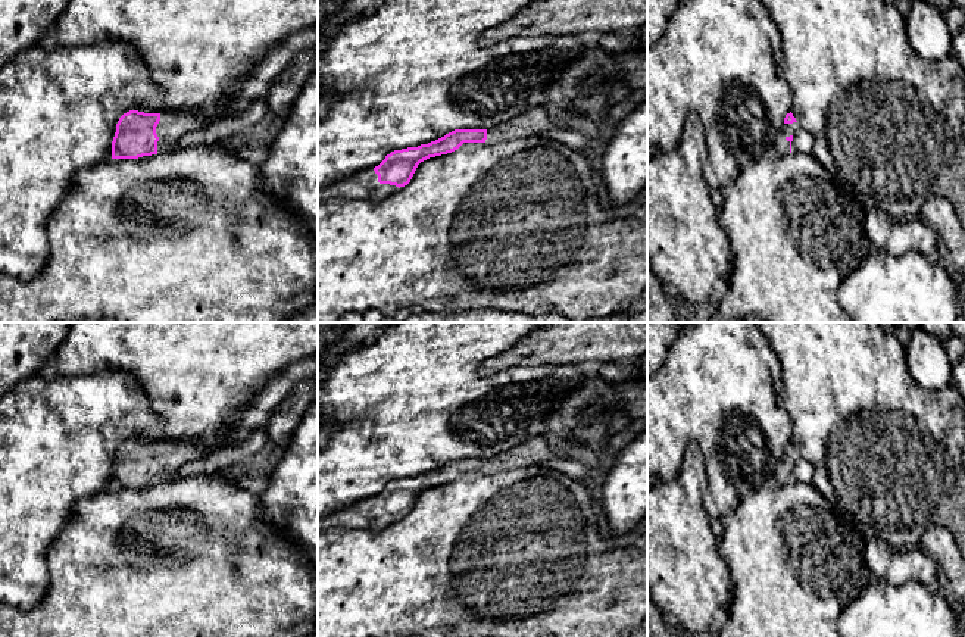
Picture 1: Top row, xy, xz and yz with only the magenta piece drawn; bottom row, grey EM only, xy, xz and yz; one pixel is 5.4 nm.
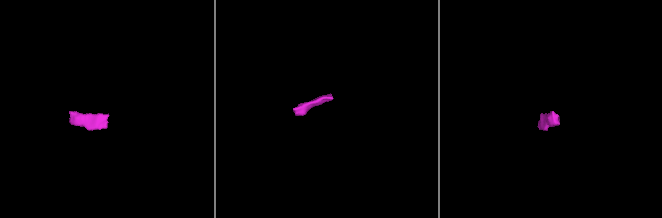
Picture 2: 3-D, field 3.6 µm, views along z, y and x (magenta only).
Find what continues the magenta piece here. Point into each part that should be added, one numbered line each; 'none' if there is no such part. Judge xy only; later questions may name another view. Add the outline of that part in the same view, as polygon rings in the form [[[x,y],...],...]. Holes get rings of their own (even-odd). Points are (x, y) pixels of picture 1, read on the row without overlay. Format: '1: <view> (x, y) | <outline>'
1: xy (174, 453) | [[[163,440],[156,456],[157,483],[177,477],[178,471],[188,462],[207,458],[213,450],[206,446],[193,446],[182,440]]]

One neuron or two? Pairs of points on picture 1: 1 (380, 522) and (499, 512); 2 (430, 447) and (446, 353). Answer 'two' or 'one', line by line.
1: two
2: one

